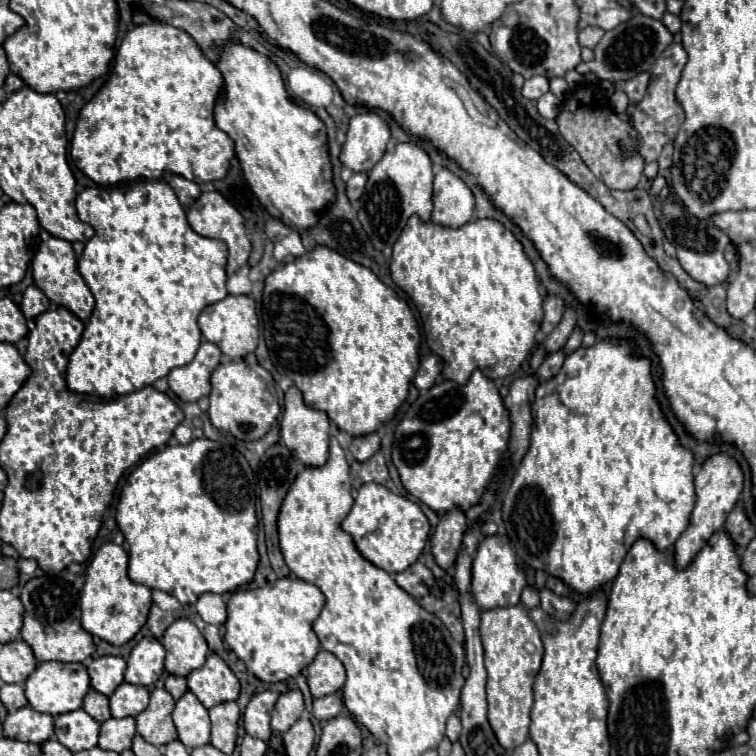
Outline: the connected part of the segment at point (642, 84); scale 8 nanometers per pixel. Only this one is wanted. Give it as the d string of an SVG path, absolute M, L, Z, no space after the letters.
M644 71L644 73L638 73L636 77L632 77L624 83L624 93L630 99L630 105L638 105L642 101L646 87L648 87L648 81L650 81L650 73Z

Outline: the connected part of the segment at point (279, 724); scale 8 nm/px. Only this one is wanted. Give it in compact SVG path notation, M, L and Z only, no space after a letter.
M288 691L278 697L278 703L272 711L272 729L278 733L286 733L302 715L304 699L302 691Z

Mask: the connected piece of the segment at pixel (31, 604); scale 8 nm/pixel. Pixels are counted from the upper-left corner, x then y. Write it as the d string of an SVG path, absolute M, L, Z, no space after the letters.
M42 575L24 585L20 599L26 607L22 639L32 647L38 661L84 661L94 655L92 635L80 625L78 591L72 583L58 575Z

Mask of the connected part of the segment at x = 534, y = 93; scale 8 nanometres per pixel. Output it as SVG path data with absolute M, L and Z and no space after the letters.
M534 75L534 77L526 79L526 83L522 87L522 95L526 99L532 99L532 101L540 99L546 91L548 91L548 79L542 77L542 75Z

